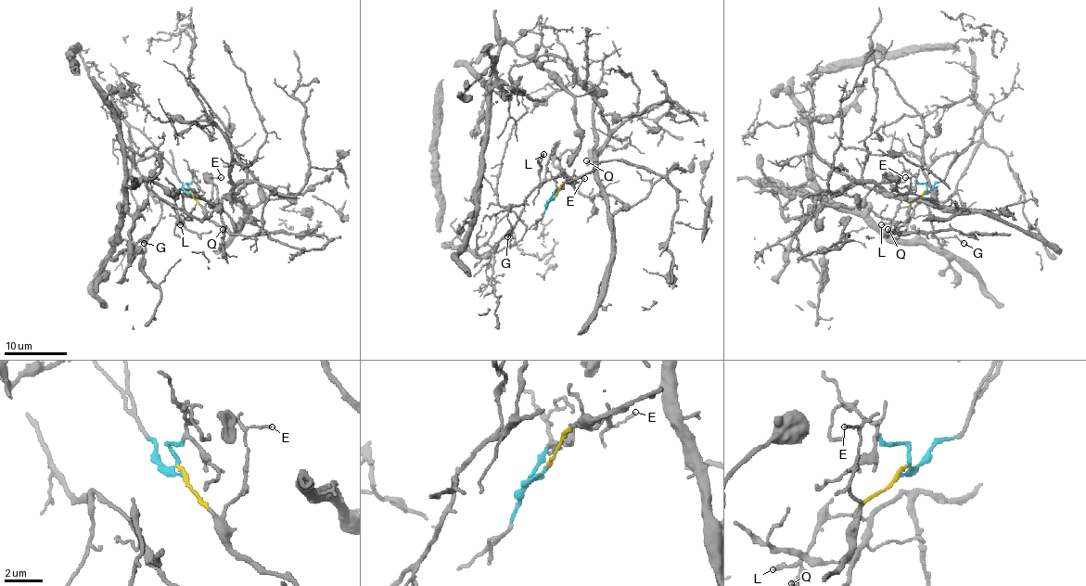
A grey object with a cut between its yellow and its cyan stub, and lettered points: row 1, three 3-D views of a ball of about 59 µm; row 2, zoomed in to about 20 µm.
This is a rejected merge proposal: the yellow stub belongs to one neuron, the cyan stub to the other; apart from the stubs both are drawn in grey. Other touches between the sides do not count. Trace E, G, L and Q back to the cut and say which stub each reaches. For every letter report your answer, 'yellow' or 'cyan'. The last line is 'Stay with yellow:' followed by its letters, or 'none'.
E: yellow
G: cyan
L: cyan
Q: yellow
Stay with yellow: E, Q

